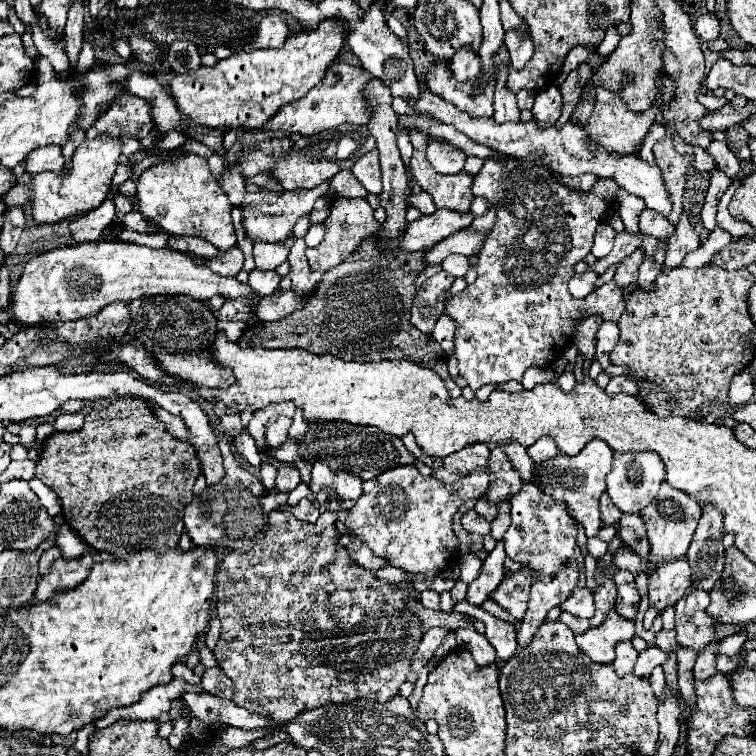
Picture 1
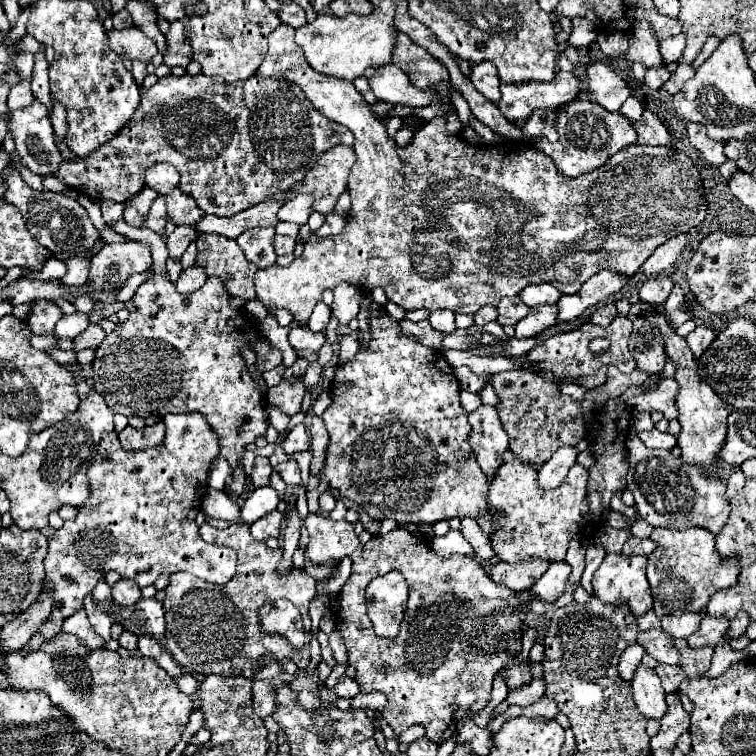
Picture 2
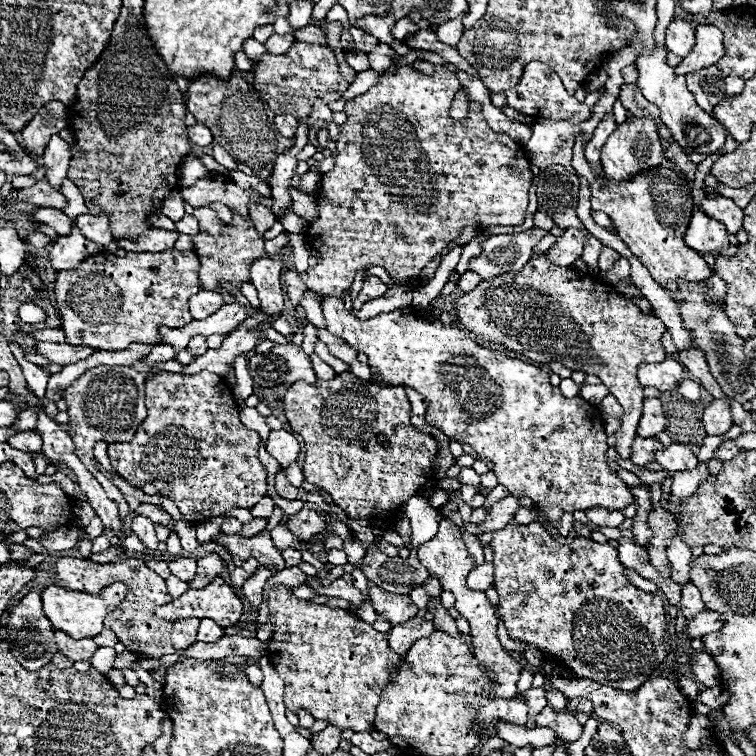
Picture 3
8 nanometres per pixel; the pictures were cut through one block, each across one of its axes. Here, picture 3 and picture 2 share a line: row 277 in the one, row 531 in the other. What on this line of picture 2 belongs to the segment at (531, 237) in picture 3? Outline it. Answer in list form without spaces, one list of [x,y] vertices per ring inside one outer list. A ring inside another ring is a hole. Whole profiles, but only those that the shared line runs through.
[[[382,308],[380,316],[370,320],[368,346],[360,348],[354,360],[336,364],[330,394],[332,404],[322,414],[330,442],[326,448],[324,468],[316,474],[316,478],[328,480],[330,492],[358,504],[378,522],[394,520],[398,524],[434,524],[454,516],[468,516],[476,520],[484,536],[494,534],[494,518],[498,510],[492,510],[486,502],[490,480],[480,470],[476,452],[470,446],[472,426],[468,424],[466,412],[460,404],[460,384],[454,376],[454,368],[446,362],[440,350],[426,348],[420,342],[406,338],[400,330],[400,322]]]

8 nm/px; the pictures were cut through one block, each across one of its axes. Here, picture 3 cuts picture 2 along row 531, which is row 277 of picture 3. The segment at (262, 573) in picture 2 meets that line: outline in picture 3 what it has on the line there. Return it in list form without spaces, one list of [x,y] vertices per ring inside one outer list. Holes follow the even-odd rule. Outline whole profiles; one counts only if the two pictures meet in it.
[[[234,216],[232,226],[225,226],[221,230],[221,236],[214,238],[204,232],[199,232],[192,237],[194,252],[200,256],[200,282],[206,290],[216,290],[224,294],[224,302],[234,302],[234,298],[222,290],[216,288],[216,280],[230,280],[230,282],[248,282],[250,280],[250,264],[256,258],[262,258],[264,252],[264,240],[254,230],[254,226],[238,216]]]

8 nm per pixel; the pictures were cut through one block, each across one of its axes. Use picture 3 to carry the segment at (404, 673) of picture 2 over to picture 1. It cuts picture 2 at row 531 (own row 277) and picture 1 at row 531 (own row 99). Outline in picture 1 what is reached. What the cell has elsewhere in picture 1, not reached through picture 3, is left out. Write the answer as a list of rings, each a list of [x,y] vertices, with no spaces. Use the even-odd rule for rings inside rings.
[[[410,464],[410,466],[398,466],[394,470],[382,472],[376,480],[366,480],[364,482],[364,492],[358,498],[358,502],[354,504],[354,508],[348,512],[346,516],[346,526],[360,536],[376,556],[388,558],[392,562],[392,566],[398,566],[410,574],[426,574],[426,576],[436,576],[440,574],[442,568],[446,568],[448,564],[452,564],[456,554],[458,554],[458,538],[452,530],[452,518],[458,512],[458,508],[484,494],[484,490],[488,488],[490,482],[490,474],[486,468],[476,468],[474,472],[458,478],[452,484],[446,484],[442,480],[436,480],[434,476],[422,476],[420,470]]]

